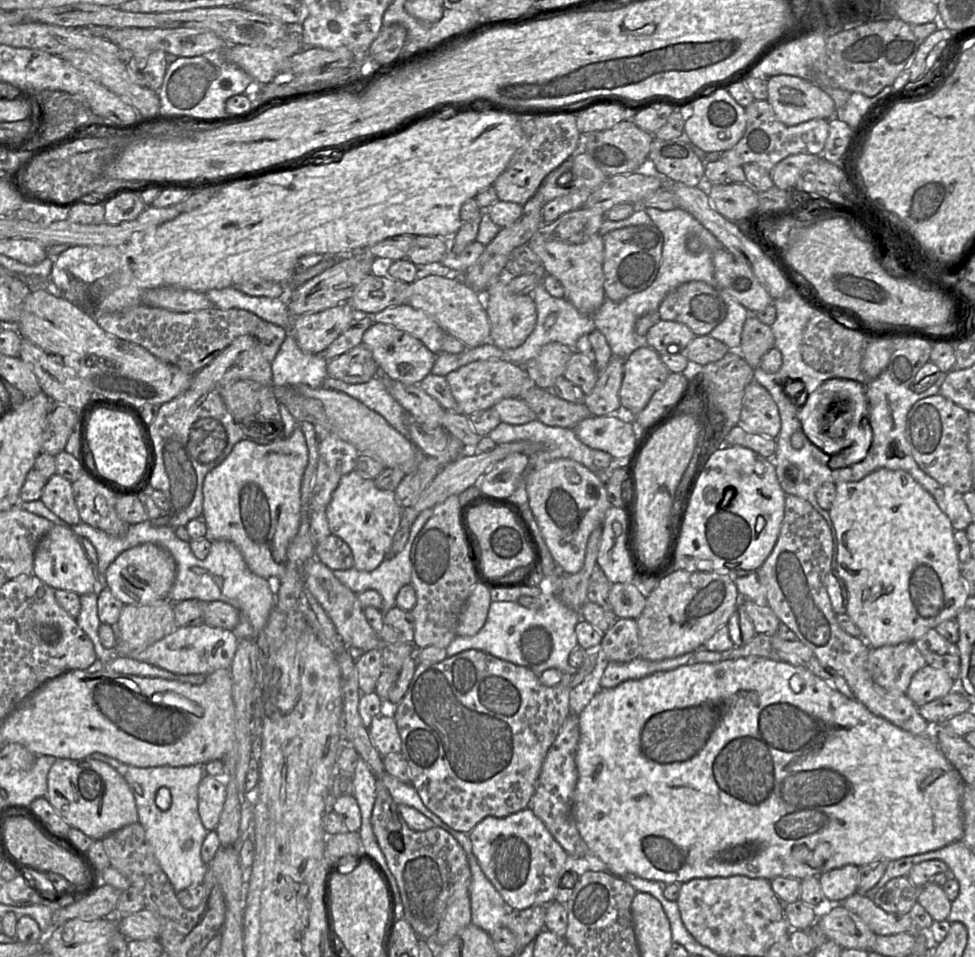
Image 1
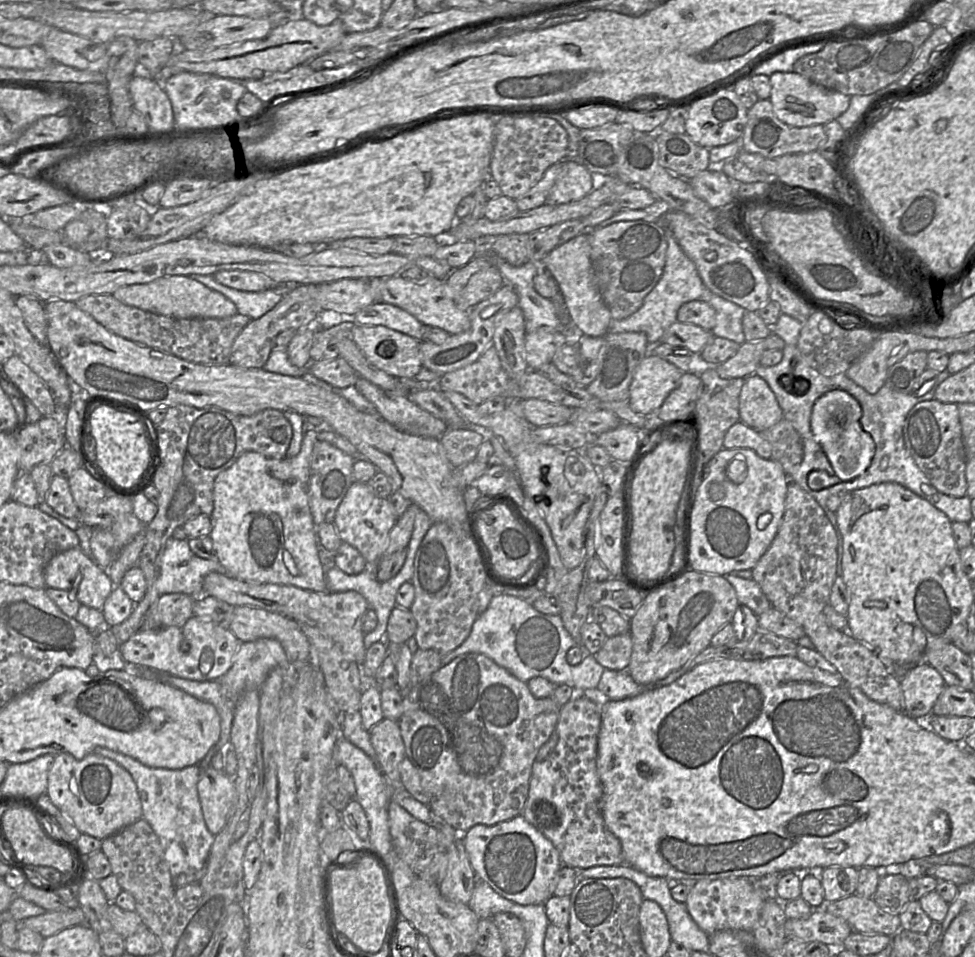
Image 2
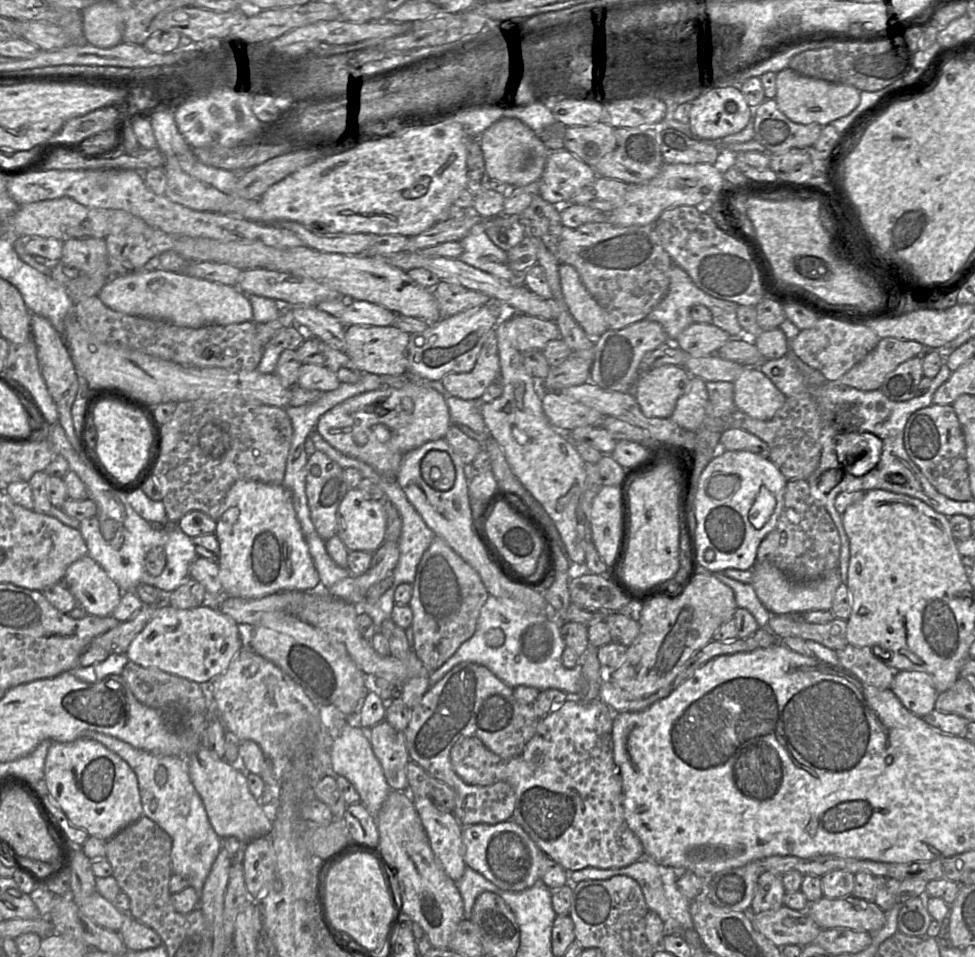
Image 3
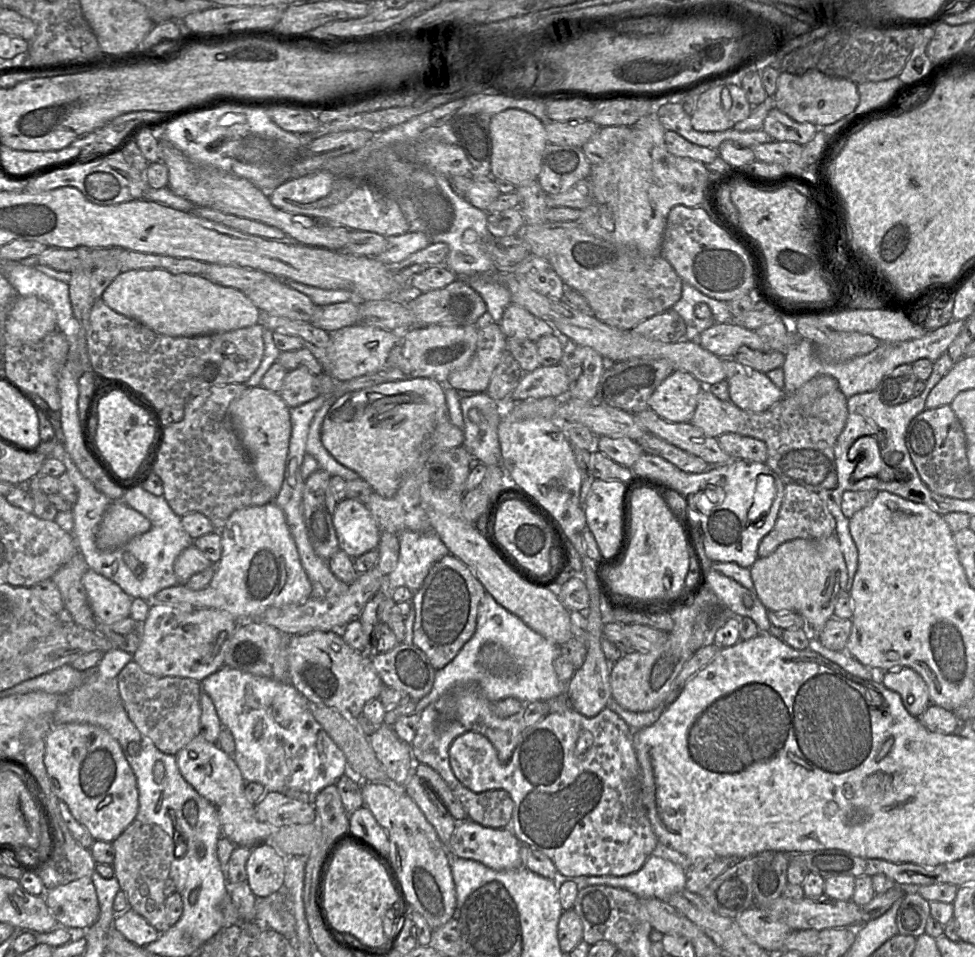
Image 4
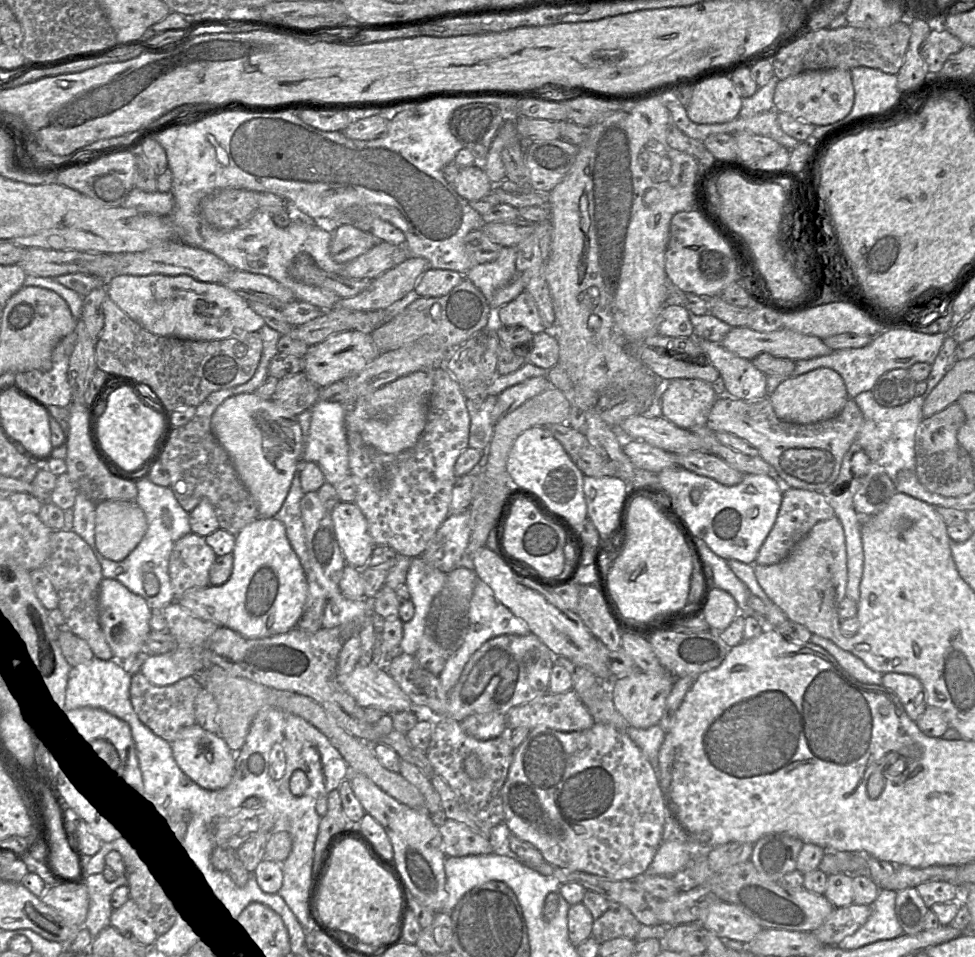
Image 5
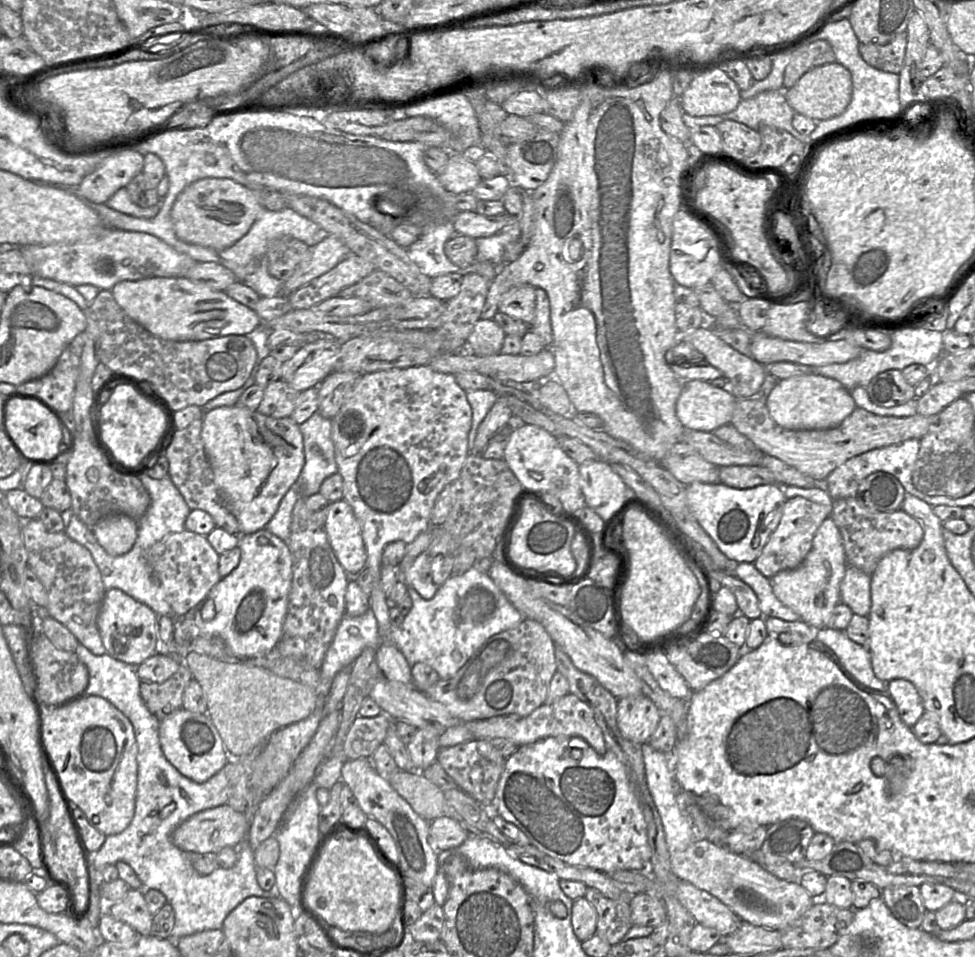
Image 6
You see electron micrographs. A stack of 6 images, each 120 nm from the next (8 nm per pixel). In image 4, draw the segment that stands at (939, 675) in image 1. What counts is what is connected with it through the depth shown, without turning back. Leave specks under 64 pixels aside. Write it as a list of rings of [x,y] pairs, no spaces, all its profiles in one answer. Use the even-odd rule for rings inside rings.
[[[903,667],[893,672],[884,672],[880,681],[901,696],[905,709],[914,717],[919,717],[931,704],[927,684],[911,668]]]

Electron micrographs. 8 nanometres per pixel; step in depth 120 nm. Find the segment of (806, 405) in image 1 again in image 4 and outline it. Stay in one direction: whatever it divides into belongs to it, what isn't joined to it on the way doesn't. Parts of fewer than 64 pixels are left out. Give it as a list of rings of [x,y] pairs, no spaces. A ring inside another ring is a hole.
[[[861,436],[850,447],[849,460],[857,460],[853,479],[875,477],[882,467],[882,458],[878,440],[874,436]]]

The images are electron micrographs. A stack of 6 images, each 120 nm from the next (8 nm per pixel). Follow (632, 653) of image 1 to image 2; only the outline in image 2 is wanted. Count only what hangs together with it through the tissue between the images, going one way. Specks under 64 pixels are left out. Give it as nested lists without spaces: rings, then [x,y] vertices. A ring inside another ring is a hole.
[[[630,633],[608,637],[594,657],[605,669],[626,670],[630,663],[632,647]]]

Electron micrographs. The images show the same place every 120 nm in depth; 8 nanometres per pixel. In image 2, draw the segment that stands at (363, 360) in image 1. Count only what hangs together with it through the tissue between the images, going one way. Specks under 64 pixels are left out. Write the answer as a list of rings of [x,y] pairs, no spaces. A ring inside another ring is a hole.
[[[342,357],[311,362],[307,369],[308,374],[340,389],[354,385],[359,378],[358,373]]]

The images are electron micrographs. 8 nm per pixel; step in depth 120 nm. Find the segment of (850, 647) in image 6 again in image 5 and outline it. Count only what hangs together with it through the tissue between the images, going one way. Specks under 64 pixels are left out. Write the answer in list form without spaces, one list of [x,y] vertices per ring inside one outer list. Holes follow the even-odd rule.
[[[812,634],[810,642],[823,648],[832,655],[840,666],[853,678],[868,684],[882,685],[881,673],[870,669],[859,657],[838,647],[832,641]]]

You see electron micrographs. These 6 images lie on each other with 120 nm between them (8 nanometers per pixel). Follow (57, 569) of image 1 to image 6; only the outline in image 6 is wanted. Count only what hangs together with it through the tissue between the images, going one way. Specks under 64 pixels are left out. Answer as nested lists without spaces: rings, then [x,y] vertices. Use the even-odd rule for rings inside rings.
[[[118,588],[105,592],[97,617],[97,627],[106,653],[131,666],[138,666],[157,653],[158,615],[147,605]]]

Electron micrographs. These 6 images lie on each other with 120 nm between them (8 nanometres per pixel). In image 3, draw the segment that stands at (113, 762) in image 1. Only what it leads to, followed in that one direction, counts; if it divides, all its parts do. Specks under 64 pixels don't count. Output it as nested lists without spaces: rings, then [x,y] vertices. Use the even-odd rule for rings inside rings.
[[[93,730],[88,731],[87,738],[103,744],[133,769],[138,779],[143,815],[154,821],[171,837],[173,874],[181,875],[189,880],[190,887],[196,890],[200,902],[203,885],[222,847],[223,839],[217,835],[209,821],[203,801],[191,781],[187,759],[156,755],[135,748],[116,737]],[[159,766],[167,770],[167,781],[162,787],[158,787],[155,783],[155,773]]]

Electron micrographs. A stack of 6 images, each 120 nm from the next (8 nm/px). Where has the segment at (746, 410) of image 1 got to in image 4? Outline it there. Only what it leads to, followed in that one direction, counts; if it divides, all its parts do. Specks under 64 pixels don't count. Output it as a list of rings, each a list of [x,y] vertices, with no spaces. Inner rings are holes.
[[[734,358],[722,359],[730,401],[737,407],[751,412],[763,412],[785,396],[784,390],[777,387],[766,373],[745,366]]]

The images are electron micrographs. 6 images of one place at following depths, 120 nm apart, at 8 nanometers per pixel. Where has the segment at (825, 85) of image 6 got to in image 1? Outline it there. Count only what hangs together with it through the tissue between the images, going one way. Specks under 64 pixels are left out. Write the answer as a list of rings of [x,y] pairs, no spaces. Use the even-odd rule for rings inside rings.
[[[797,76],[770,77],[767,101],[778,120],[788,126],[835,116],[833,99],[818,85]]]

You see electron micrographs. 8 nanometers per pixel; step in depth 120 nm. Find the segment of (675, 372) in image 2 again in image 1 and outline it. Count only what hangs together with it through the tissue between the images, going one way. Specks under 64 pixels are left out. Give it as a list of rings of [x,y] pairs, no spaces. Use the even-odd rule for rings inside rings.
[[[647,345],[639,347],[625,359],[619,398],[629,419],[634,422],[635,415],[647,406],[669,374],[660,354]]]

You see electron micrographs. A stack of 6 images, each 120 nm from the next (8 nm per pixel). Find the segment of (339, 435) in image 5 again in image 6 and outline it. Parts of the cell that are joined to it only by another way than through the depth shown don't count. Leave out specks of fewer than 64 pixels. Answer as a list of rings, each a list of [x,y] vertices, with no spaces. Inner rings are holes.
[[[315,412],[299,425],[303,437],[305,463],[297,479],[299,497],[307,498],[319,492],[322,482],[338,473],[334,444],[331,434],[331,419]]]

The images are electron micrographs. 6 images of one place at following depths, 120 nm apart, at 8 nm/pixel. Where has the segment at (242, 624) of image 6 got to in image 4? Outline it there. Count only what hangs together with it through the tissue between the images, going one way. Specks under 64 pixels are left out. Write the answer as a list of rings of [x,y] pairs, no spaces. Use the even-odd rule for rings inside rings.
[[[271,501],[262,506],[252,506],[243,509],[236,510],[232,513],[232,515],[227,520],[224,528],[222,530],[215,530],[220,532],[221,536],[221,547],[222,554],[219,562],[216,564],[216,572],[209,583],[209,585],[201,590],[191,590],[187,588],[184,584],[177,584],[176,586],[171,586],[168,588],[164,588],[158,591],[154,596],[151,603],[164,603],[164,604],[190,604],[195,608],[213,608],[228,612],[233,618],[238,621],[247,621],[257,619],[267,608],[275,606],[280,607],[288,604],[301,604],[305,602],[309,597],[311,597],[312,593],[312,585],[308,579],[306,572],[304,571],[299,553],[296,547],[296,544],[293,540],[293,537],[290,533],[289,527],[286,522],[286,517],[282,509],[275,503],[275,501]]]

